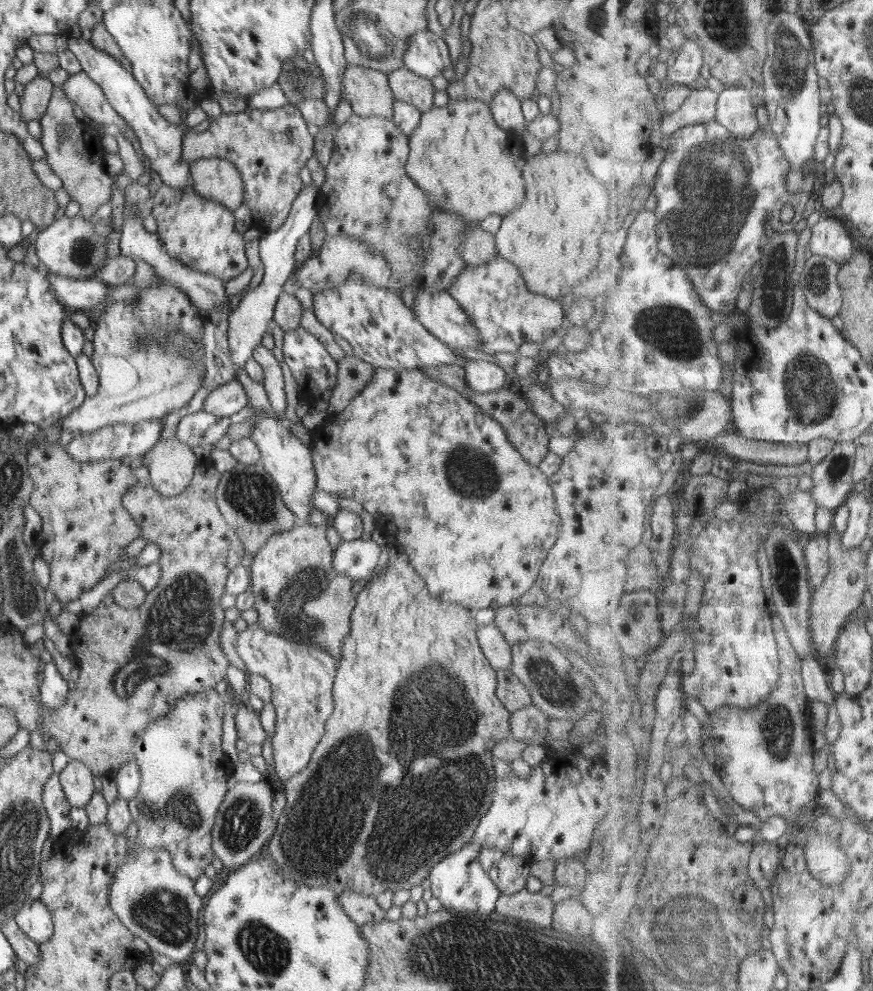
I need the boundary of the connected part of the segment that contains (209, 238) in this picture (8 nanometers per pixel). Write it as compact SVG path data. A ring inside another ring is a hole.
M189 184L185 190L162 186L154 193L153 213L157 232L168 256L192 270L231 281L249 266L243 234L236 231L233 211L217 201L200 196Z

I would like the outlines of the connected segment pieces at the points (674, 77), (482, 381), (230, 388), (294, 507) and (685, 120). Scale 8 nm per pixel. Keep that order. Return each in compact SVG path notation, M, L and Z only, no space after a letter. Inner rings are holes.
M687 38L680 49L674 65L667 68L667 83L670 88L674 85L691 85L702 78L704 66L707 64L704 48L693 39Z
M471 360L464 366L467 384L473 392L488 393L504 388L505 370L485 360Z
M232 380L216 388L204 402L206 402L203 407L204 411L219 417L229 417L250 405L248 394L237 380Z
M271 415L260 418L250 438L260 451L259 463L262 469L278 486L284 505L292 511L298 523L307 524L314 505L312 495L314 495L314 489L317 486L311 446L305 446L300 439L292 435L287 423L277 420Z
M712 88L695 89L678 112L667 112L664 115L660 128L664 133L674 136L686 126L717 121L720 99L721 93Z

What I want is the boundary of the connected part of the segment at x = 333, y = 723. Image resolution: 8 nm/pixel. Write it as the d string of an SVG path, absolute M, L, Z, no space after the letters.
M390 545L386 561L387 567L377 577L374 577L366 588L357 592L356 606L351 612L350 634L346 635L340 647L341 658L338 660L332 691L335 707L324 728L326 733L316 745L308 766L281 784L287 798L286 806L278 818L278 828L275 829L264 849L286 878L306 883L308 886L319 887L320 885L326 886L329 875L336 870L336 866L340 866L352 854L352 850L356 856L356 848L360 848L360 842L368 842L368 844L362 844L362 848L366 852L366 874L372 878L370 892L376 892L374 897L384 890L395 892L399 889L420 885L422 880L429 878L430 869L437 862L455 850L463 848L472 838L475 828L479 825L479 820L491 805L491 794L496 779L492 765L494 762L492 746L498 740L511 734L510 723L508 723L511 712L506 710L502 701L497 697L497 671L481 651L476 634L478 625L470 615L470 608L458 603L432 598L427 590L425 580L409 563L404 548L396 551Z

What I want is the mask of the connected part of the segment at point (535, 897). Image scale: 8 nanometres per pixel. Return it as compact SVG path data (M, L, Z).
M524 888L516 894L500 894L495 904L495 912L512 920L526 921L536 928L552 930L554 902L549 896L542 893L532 894Z

